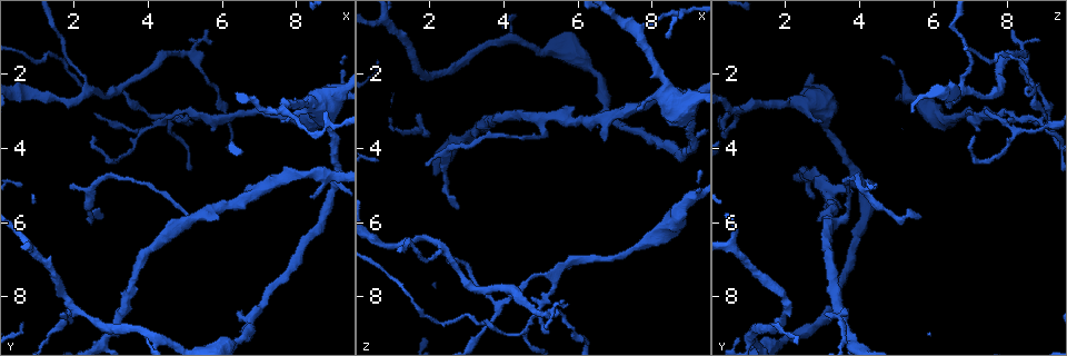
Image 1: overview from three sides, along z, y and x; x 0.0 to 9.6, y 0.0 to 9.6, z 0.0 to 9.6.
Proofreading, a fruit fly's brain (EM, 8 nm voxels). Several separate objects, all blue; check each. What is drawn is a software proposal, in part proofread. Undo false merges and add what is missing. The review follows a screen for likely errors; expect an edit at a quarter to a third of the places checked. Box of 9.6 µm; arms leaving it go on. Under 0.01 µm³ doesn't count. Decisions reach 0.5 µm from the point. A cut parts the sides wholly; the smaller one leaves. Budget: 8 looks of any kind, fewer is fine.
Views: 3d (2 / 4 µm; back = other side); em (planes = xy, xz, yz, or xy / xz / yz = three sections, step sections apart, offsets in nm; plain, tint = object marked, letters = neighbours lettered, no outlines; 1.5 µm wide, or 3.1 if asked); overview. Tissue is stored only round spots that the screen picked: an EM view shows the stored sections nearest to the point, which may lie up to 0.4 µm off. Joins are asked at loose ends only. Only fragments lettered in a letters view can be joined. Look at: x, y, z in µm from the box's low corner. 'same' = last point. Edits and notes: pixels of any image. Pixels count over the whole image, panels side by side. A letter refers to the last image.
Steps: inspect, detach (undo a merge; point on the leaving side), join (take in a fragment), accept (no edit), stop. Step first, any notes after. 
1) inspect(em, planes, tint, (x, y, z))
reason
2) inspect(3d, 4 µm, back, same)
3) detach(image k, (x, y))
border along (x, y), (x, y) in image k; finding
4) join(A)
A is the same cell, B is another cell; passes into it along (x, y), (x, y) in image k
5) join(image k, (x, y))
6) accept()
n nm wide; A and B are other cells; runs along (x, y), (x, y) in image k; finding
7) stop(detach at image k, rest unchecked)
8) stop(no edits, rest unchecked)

inspect(em, planes, letters, (5.30, 3.15, 7.45))
three arms meet

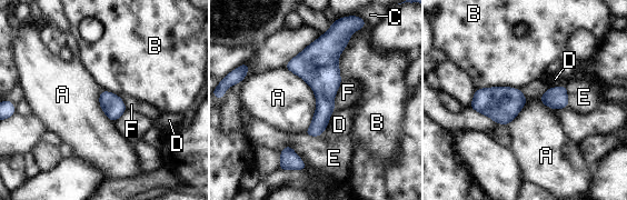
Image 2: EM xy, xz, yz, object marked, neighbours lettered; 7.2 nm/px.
accept()
260 nm wide; A, B, C, D, E and F are other cells; all the same neuron

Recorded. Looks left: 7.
inspect(em, planes, tint, (5.60, 0.85, 8.15))
thin end

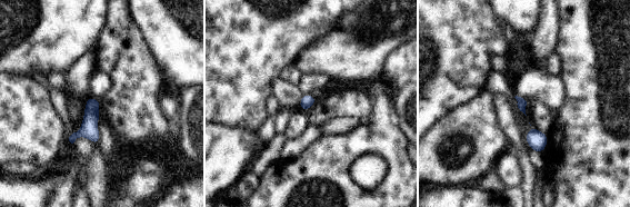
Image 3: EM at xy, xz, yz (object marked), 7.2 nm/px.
inspect(em, planes, letters, same)
see the neighbours

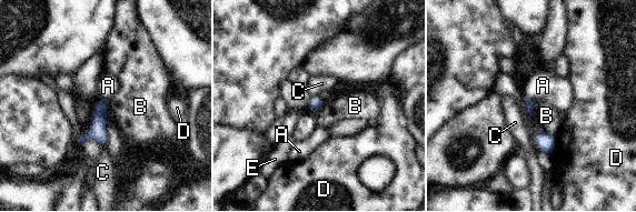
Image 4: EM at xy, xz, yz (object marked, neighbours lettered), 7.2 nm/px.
join(A)
A is the same cell, B, C, D and E are other cells; the neuron continues

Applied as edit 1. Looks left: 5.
inspect(3d, 2 µm, back, (8.40, 5.25, 2.70))
free end

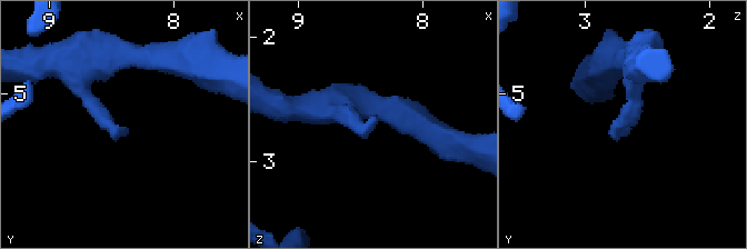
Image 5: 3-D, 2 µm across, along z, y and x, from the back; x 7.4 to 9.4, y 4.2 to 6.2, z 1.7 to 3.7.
inspect(em, planes, letters, (8.36, 5.32, 2.66))

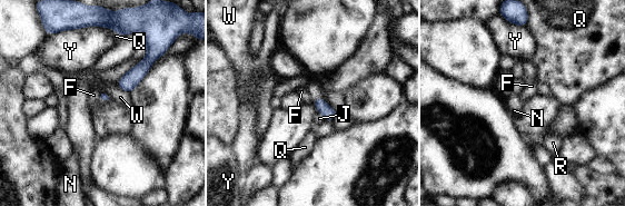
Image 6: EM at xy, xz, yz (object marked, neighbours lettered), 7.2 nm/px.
join(N)
N is the same cell, F, J, Q, R, W and Y are other cells; passes into it along (328, 113), (317, 98), (315, 89) in image 6; the neuron continues

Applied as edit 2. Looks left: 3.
stop(join at image 4, join at image 6, rest unchecked)

